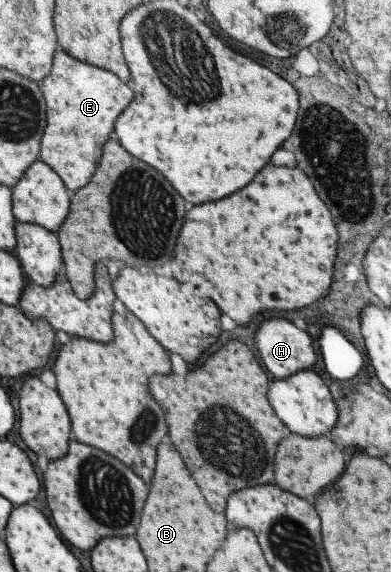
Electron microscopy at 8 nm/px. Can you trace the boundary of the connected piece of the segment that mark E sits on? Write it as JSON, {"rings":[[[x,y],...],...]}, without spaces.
{"rings":[[[60,49],[53,54],[51,70],[38,82],[46,106],[46,124],[39,138],[39,159],[57,174],[69,192],[85,186],[96,169],[97,162],[101,159],[101,148],[105,140],[113,131],[113,122],[121,110],[131,102],[133,92],[126,83],[107,69],[78,61],[65,54]]]}

